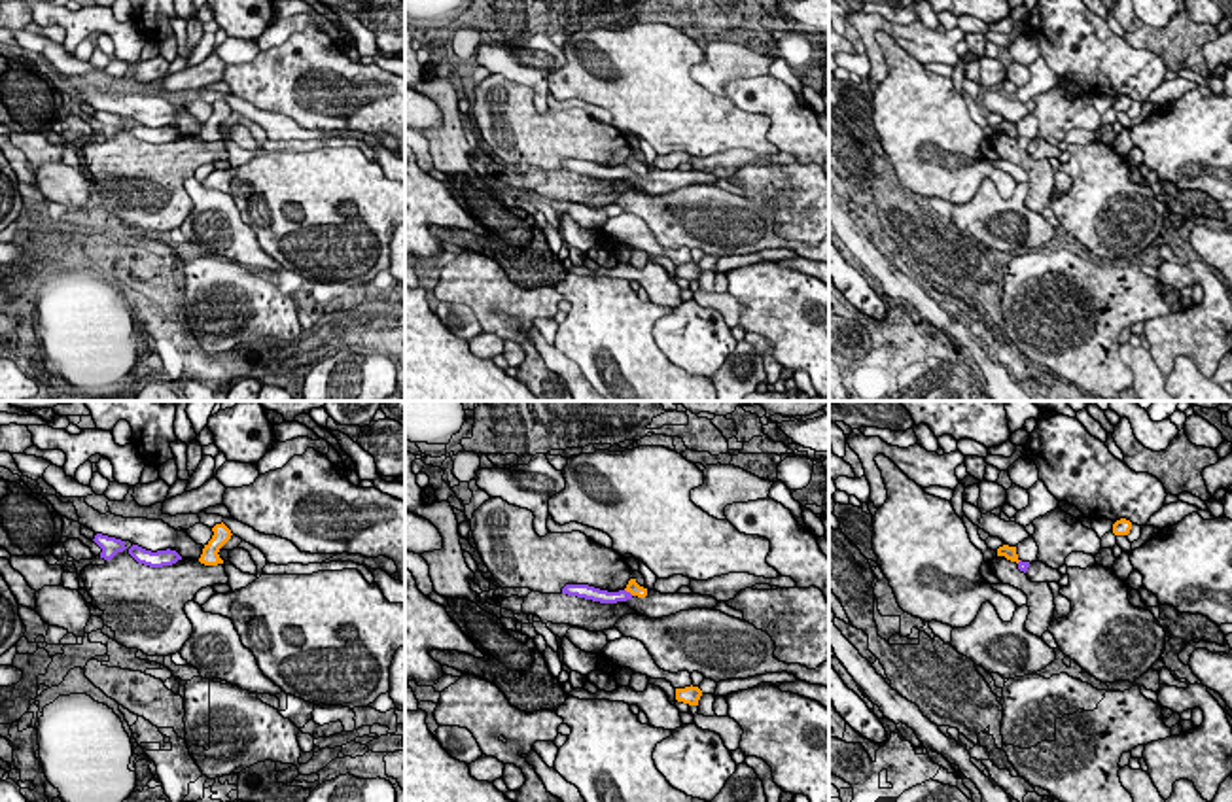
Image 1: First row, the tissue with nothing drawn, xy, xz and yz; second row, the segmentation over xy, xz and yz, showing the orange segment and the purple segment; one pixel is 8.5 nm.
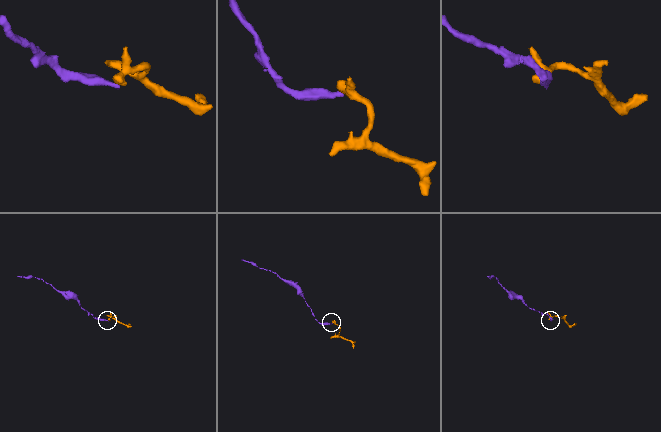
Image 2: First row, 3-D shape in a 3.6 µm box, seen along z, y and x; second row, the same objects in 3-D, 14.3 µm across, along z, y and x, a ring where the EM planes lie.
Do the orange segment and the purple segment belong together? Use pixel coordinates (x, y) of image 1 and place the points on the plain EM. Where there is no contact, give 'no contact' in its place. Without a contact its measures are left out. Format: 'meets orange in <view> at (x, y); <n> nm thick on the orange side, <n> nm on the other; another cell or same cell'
meets orange in xz at (629, 167); 120 nm thick on the orange side, 120 nm on the other; another cell

